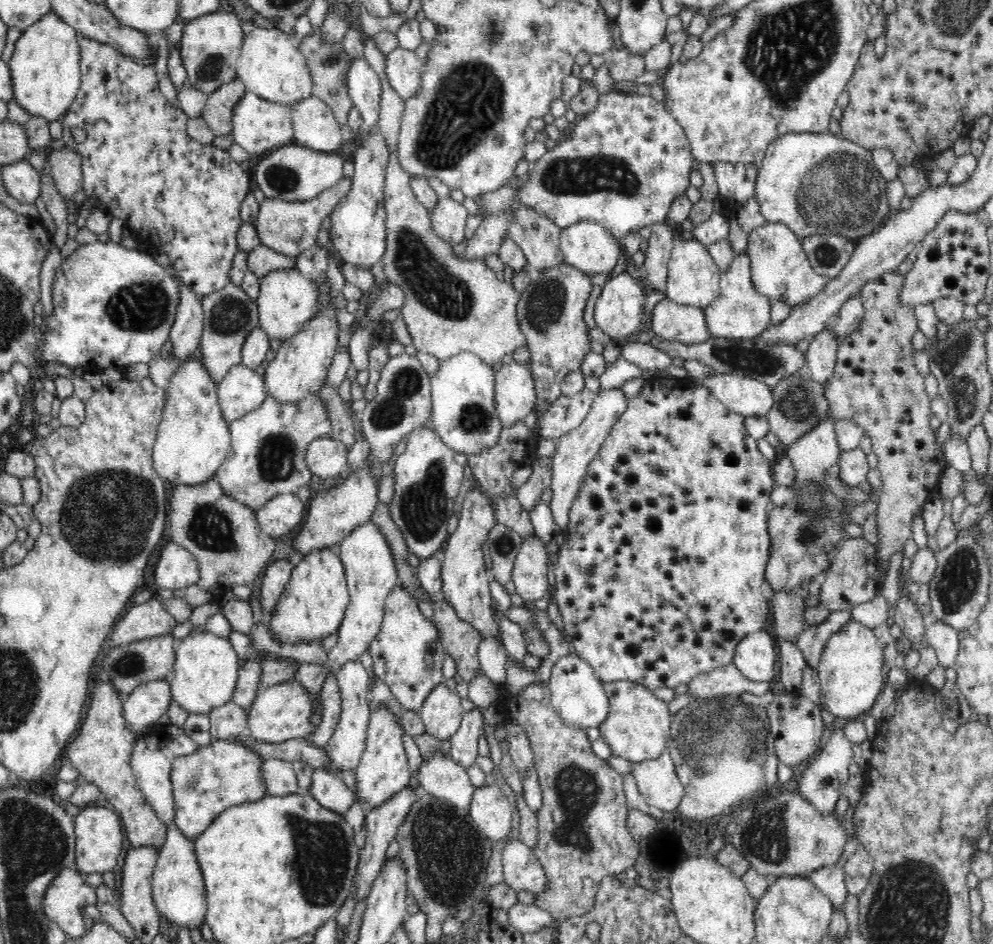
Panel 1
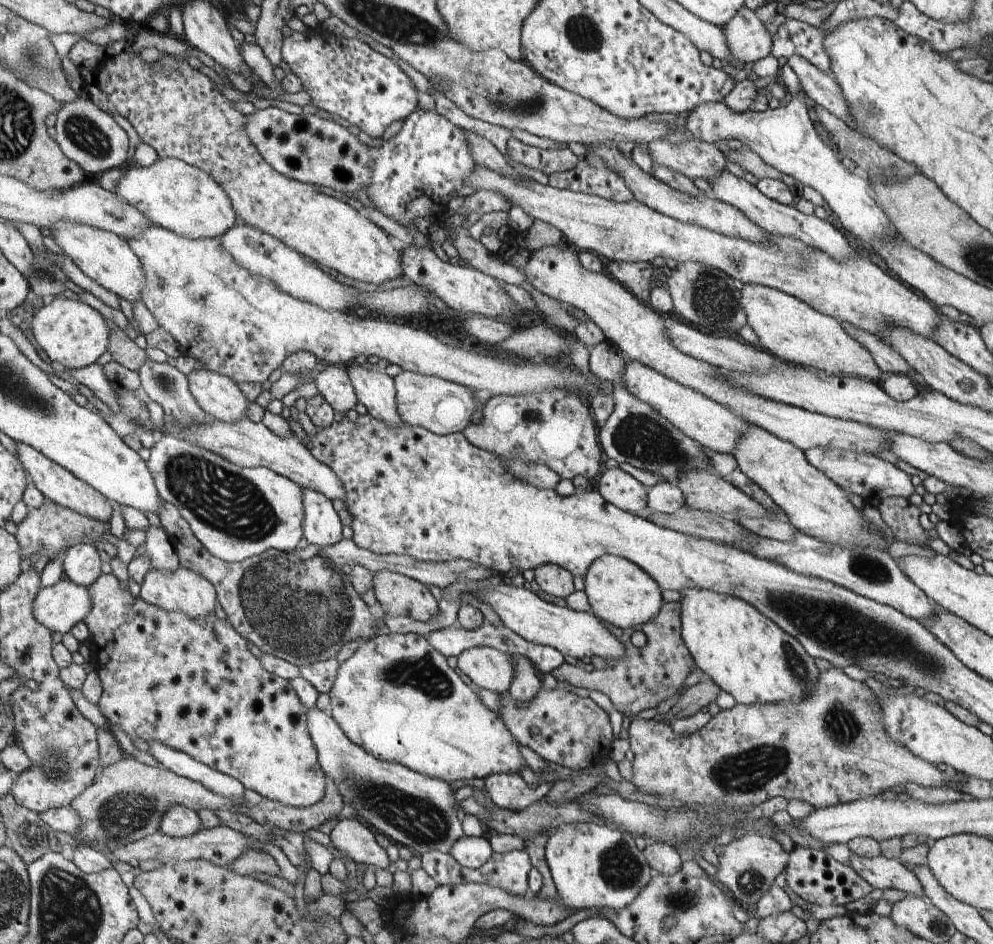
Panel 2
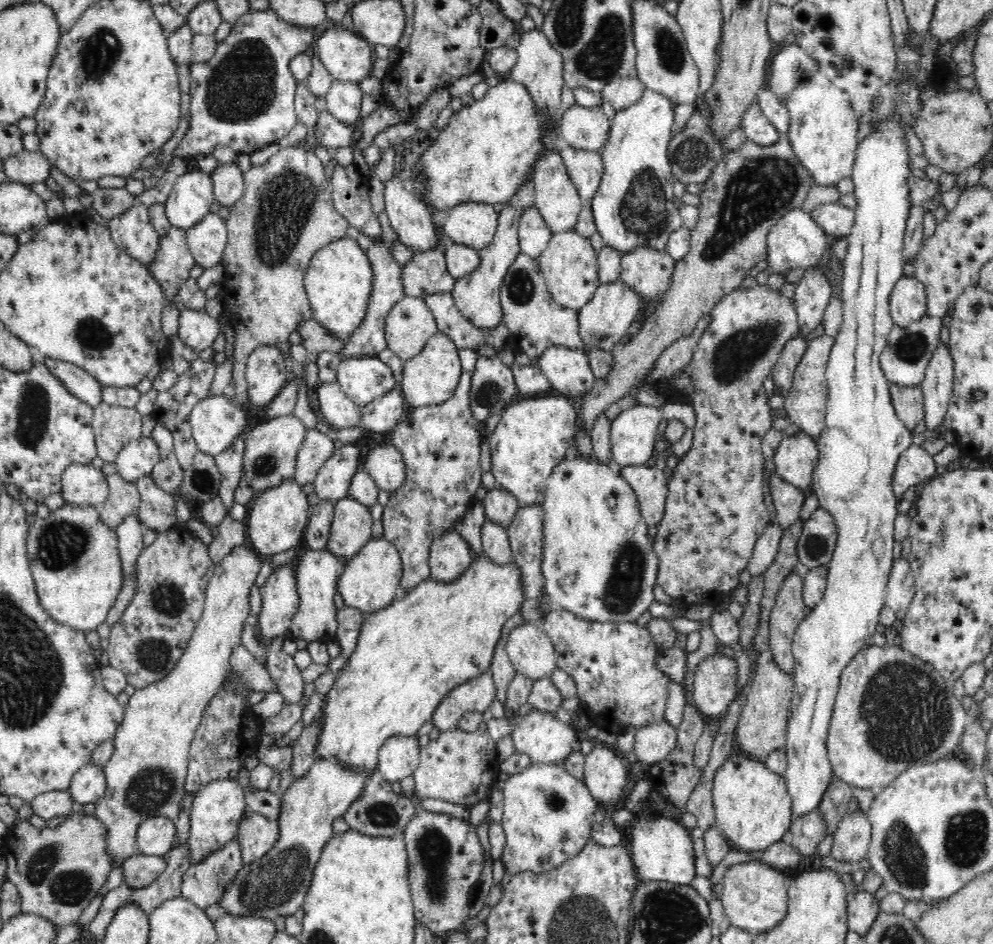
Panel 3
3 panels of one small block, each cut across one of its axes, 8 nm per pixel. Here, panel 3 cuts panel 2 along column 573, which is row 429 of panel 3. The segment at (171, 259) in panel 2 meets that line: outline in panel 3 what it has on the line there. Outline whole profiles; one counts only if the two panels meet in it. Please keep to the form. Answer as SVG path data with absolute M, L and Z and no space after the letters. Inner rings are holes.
M396 388L361 408L361 424L368 432L389 432L405 417L403 394Z

